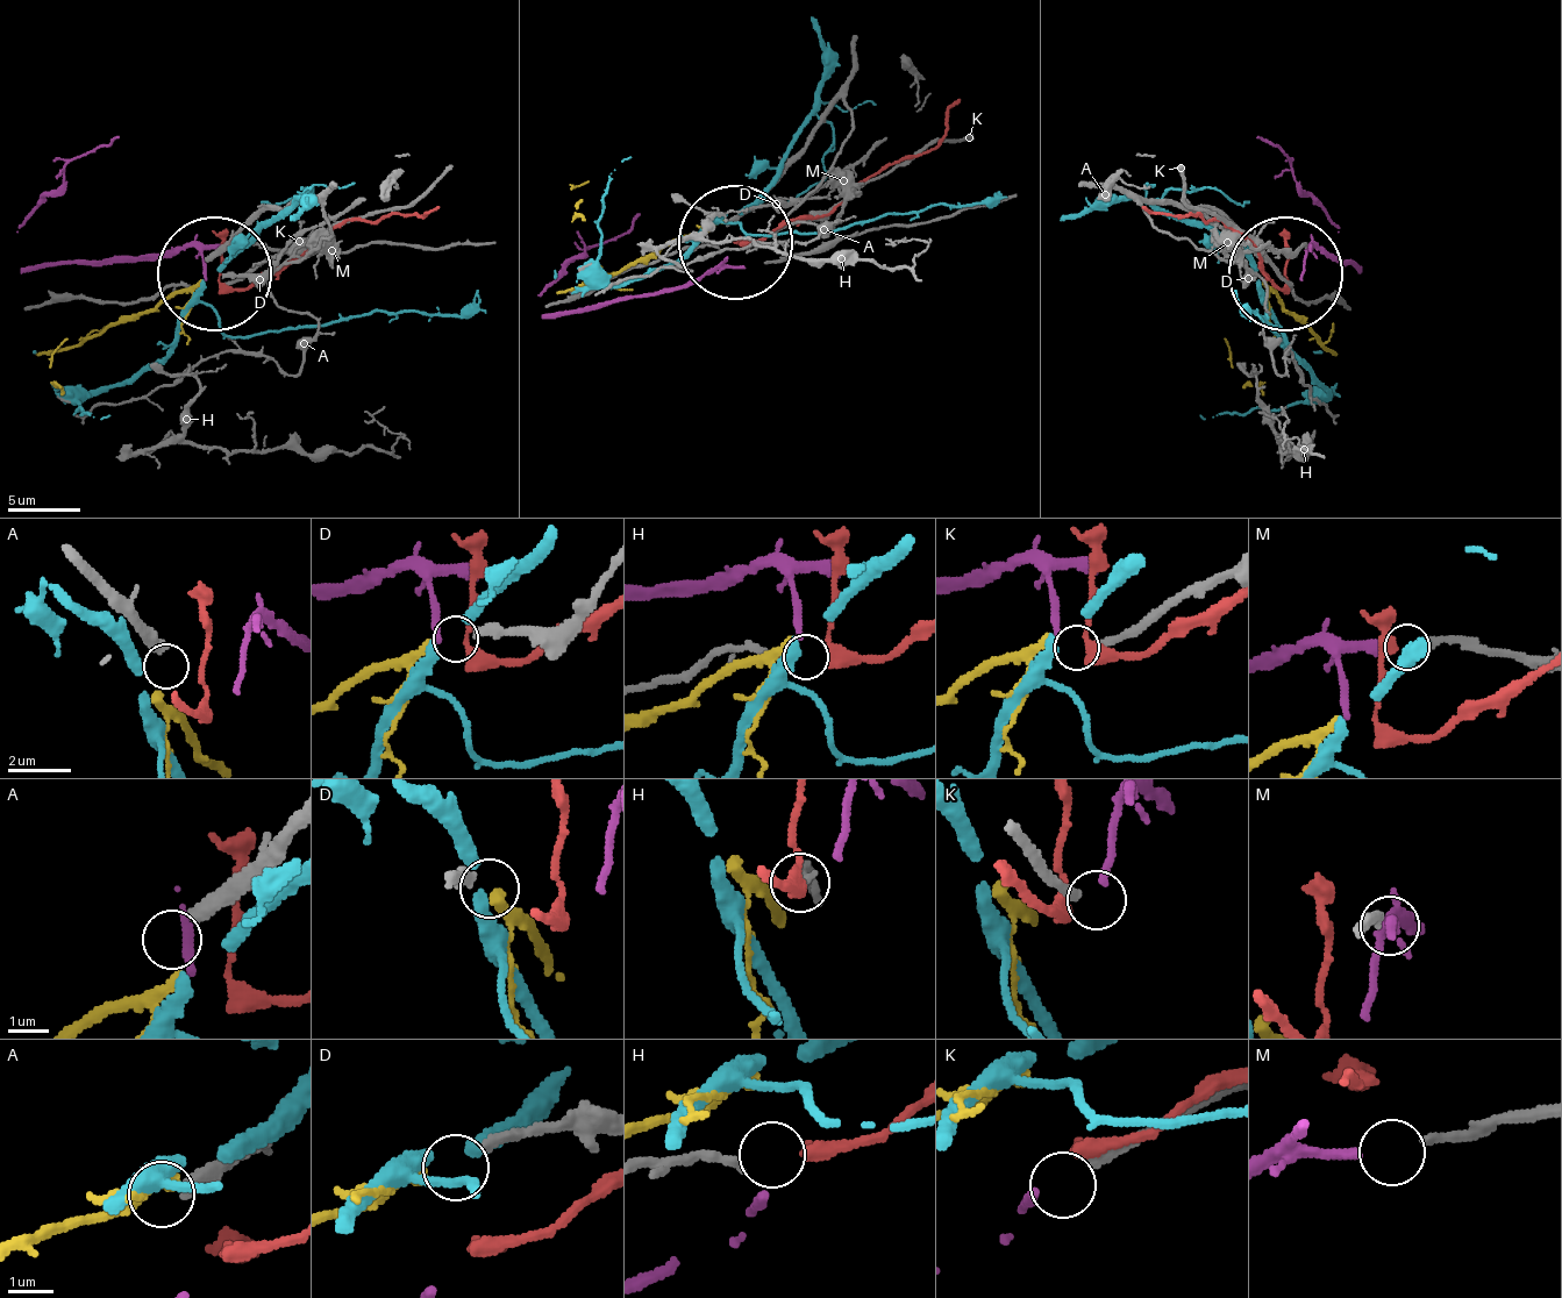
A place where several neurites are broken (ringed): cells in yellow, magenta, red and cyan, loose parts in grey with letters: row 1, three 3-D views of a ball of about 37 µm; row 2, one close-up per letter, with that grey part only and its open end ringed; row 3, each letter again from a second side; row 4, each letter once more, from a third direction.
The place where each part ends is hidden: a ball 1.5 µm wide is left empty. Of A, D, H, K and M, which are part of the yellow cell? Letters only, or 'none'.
D

